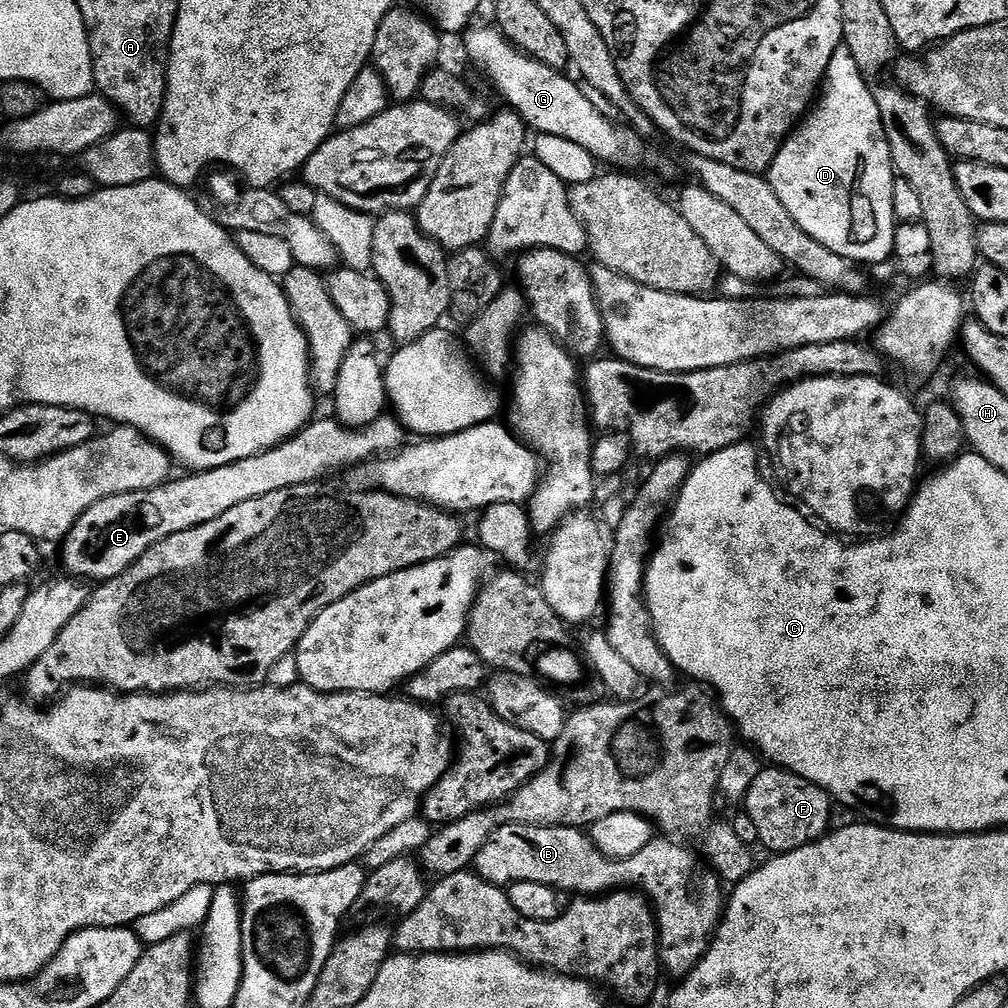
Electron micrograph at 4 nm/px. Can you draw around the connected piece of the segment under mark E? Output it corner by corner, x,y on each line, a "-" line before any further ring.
385,414
378,417
374,422
370,422
370,426
365,428
348,428
341,424
335,418
329,420
313,419
302,429
298,435
292,436
288,440
283,440
278,446
274,446
265,452
254,454
250,458
242,458
233,464
226,466
218,466
211,468
208,472
193,471
191,474
184,474
181,480
177,478
169,479
168,483
151,488
150,490
142,490
141,492
127,492
126,494
114,494
110,498
102,498
102,502
94,502
94,506
90,506
86,510
86,514
82,514
82,518
78,518
78,522
74,522
74,530
70,530
70,534
62,541
62,548
64,548
64,568
69,577
79,578
81,581
89,582
88,580
96,580
92,582
103,582
105,580
113,580
118,578
118,574
125,572
130,566
134,566
134,562
138,562
138,558
142,558
142,554
146,554
146,550
150,550
150,546
158,546
158,542
162,542
166,538
170,538
170,534
178,534
182,530
190,530
194,526
202,526
206,522
214,522
214,518
222,518
222,514
226,514
226,510
234,510
234,506
242,506
242,502
250,502
250,498
262,498
262,494
274,494
274,490
286,490
290,486
298,486
299,484
310,484
313,482
320,482
325,479
327,472
332,472
335,468
348,468
359,466
367,461
377,459
381,456
391,456
393,452
399,452
401,448
405,447
406,429
395,415

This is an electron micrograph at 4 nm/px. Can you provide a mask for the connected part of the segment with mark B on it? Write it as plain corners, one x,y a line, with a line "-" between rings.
503,824
501,828
496,829
496,835
492,837
490,842
486,842
486,846
482,846
482,850
476,855
476,863
474,871
476,875
481,876
486,882
491,884
499,884
507,886
510,884
517,884
518,882
542,882
542,886
550,886
551,888
559,890
561,893
576,892
572,894
579,894
581,897
598,896
606,892
614,892
617,890
642,890
644,895
648,897
655,913
658,931
660,933
660,958
663,967
675,978
683,978
690,974
690,970
694,970
694,966
698,966
698,962
706,954
706,950
712,944
712,938
716,935
717,928
720,927
722,913
726,907
725,893
720,893
722,889
722,881
719,876
715,874
707,874
703,876
702,873
696,872
696,856
688,848
683,848
683,843
677,842
672,838
654,838
646,846
642,846
642,850
638,850
638,854
634,854
625,860
612,860
606,854
602,854
602,850
596,848
596,843
592,841
591,835
587,831
579,828
546,828
543,824

